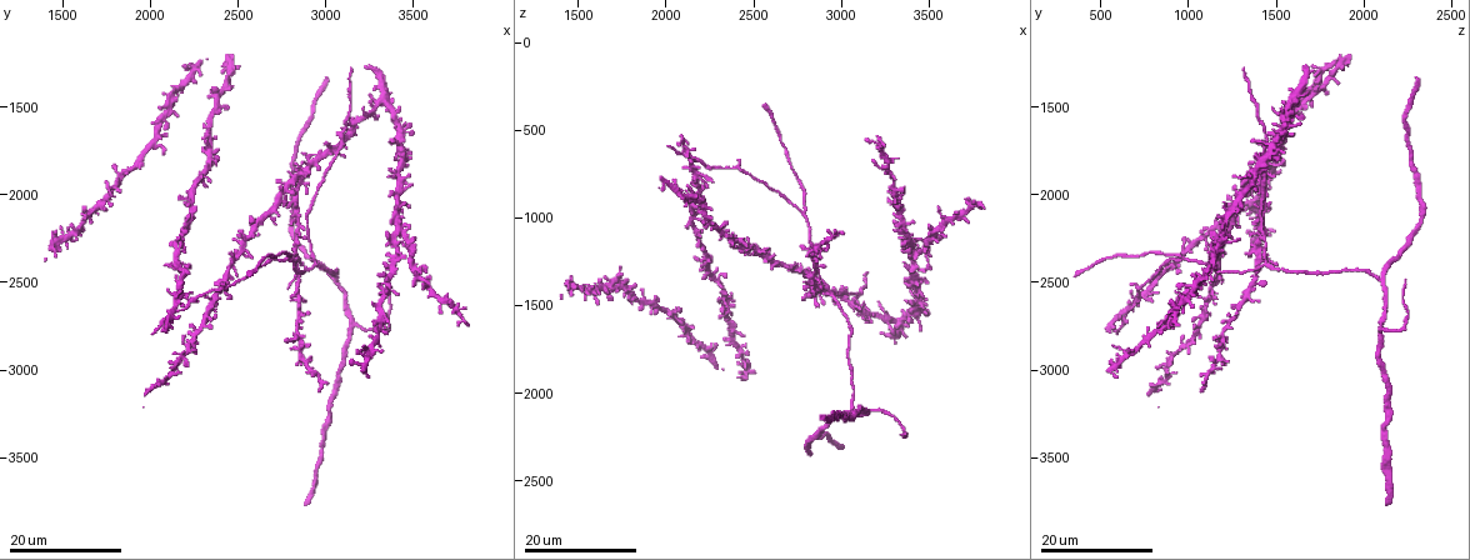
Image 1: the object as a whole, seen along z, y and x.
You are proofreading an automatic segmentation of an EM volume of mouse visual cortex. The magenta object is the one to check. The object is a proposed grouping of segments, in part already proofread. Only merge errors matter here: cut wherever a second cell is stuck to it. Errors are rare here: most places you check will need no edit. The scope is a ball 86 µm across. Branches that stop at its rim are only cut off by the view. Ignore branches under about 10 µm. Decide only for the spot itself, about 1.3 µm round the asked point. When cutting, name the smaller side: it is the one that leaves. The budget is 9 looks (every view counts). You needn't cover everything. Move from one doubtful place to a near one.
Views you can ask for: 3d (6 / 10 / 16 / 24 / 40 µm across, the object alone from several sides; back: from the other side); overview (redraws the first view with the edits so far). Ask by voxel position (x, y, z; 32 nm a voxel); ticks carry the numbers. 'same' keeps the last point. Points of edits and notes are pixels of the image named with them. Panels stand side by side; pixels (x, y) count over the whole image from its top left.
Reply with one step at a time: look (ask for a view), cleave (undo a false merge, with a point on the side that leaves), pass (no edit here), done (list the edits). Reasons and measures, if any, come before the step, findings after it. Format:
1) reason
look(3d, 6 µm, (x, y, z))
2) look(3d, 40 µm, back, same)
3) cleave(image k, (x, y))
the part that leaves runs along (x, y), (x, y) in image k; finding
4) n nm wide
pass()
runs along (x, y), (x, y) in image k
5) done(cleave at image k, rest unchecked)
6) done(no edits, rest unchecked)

four or more arms meet
look(3d, 16 µm, (3420, 2220, 1200))

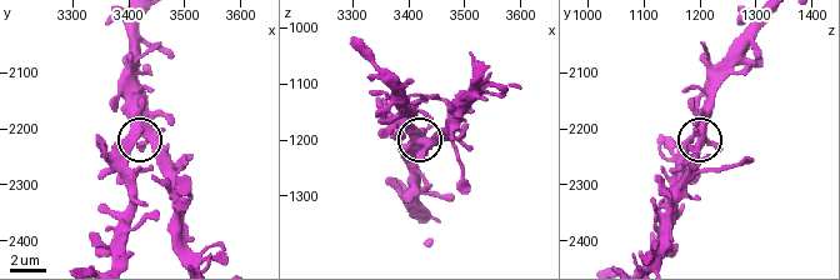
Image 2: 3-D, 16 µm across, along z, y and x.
look(3d, 10 µm, same)

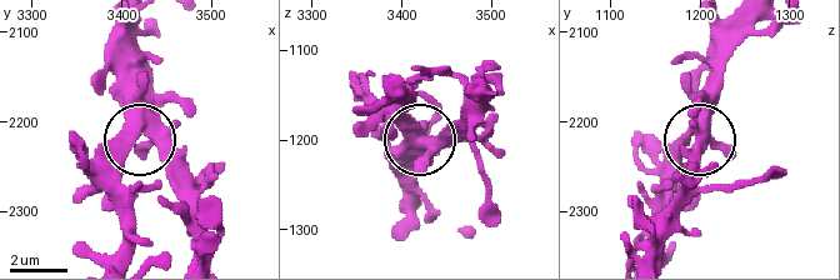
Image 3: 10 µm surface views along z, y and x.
pass()
all the same cell

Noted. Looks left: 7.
three-way junction
look(3d, 24 µm, (2800, 2360, 980))

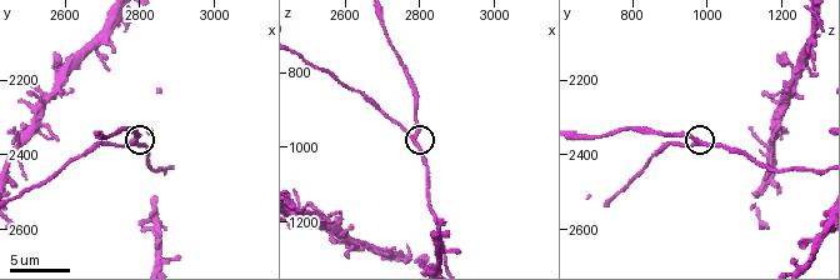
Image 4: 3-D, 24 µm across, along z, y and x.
look(3d, 6 µm, (2790, 2360, 970))

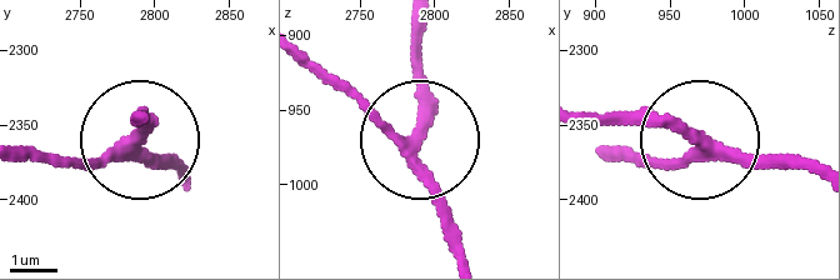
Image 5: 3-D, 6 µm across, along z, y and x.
look(3d, 6 µm, back, (2788, 2356, 966))

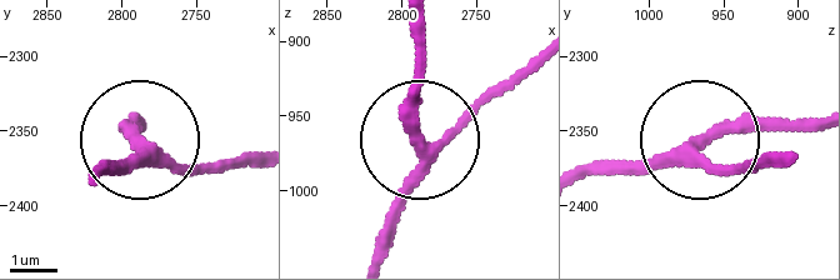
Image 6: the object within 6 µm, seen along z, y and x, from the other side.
side arm 24 µm; 3 arms
pass()
continuous, no second cell

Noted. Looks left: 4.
look(3d, 24 µm, (2960, 2400, 1440))

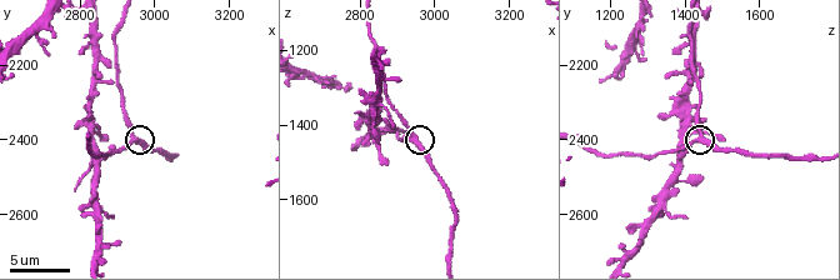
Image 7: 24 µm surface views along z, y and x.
look(3d, 6 µm, (2940, 2400, 1450))

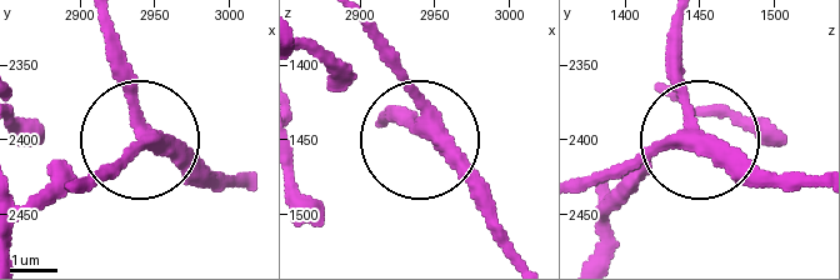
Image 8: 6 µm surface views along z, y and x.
pass()
runs along (361, 26), (418, 130), (493, 201) in image 8; one cell here

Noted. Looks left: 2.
branch point
look(3d, 24 µm, (3080, 1660, 1440))

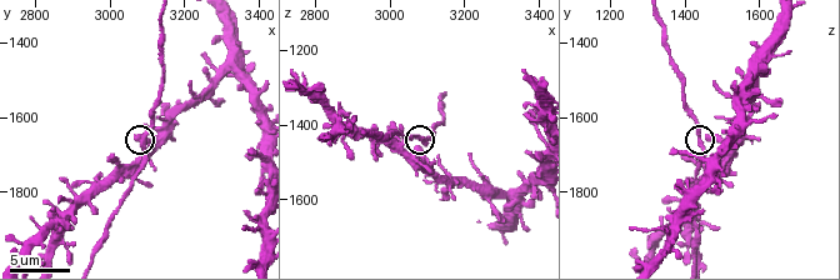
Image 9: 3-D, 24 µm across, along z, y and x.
look(3d, 6 µm, (3100, 1670, 1440))

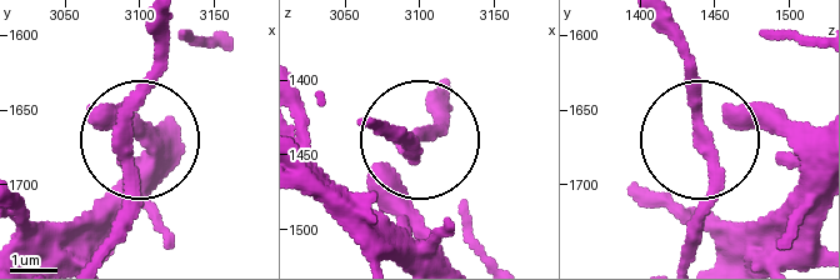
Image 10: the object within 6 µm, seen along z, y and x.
side arm 15 µm; 3 arms
pass()
one cell here

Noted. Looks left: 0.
done(no edits, rest unchecked)

